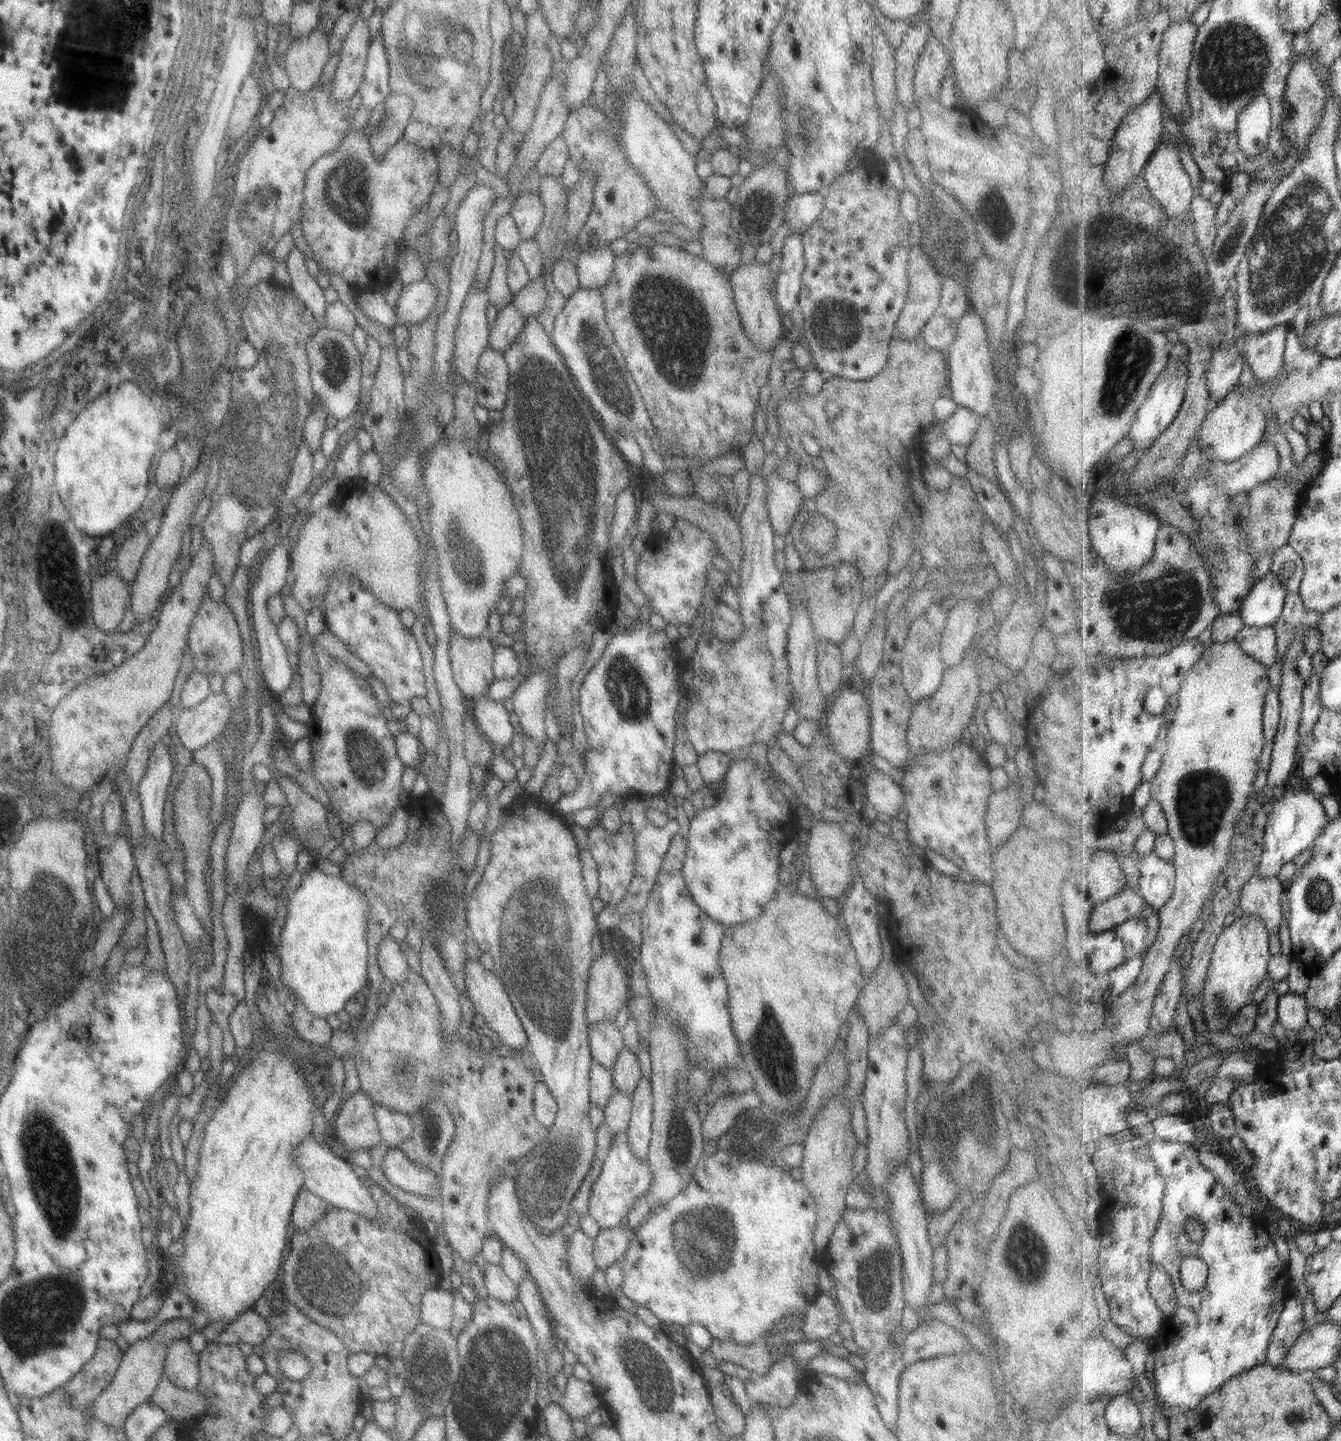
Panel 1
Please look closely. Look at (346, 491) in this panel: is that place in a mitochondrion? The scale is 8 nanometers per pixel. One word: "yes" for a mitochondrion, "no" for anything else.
no

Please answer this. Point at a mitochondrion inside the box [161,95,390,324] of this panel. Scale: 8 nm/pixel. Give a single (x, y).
(348, 186)

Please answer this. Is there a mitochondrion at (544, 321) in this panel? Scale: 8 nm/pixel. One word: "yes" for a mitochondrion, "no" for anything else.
no

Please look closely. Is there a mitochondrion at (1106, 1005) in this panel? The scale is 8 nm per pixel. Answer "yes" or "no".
no

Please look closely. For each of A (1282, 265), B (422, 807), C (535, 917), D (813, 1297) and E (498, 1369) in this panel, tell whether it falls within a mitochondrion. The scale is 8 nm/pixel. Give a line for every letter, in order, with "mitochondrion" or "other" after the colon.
A: mitochondrion
B: other
C: mitochondrion
D: other
E: mitochondrion

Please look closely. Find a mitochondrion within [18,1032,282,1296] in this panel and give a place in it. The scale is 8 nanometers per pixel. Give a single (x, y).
(57, 1177)

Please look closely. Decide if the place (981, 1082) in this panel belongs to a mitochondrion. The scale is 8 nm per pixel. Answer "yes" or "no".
no

